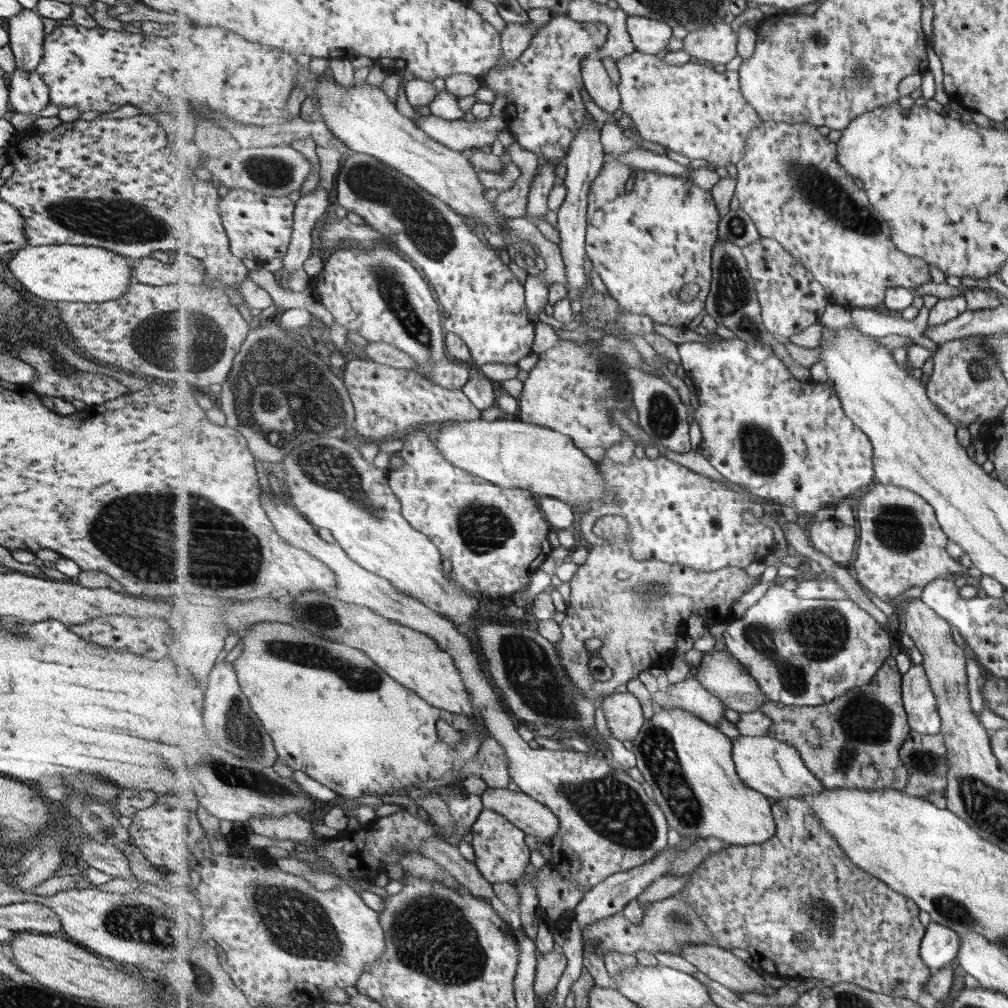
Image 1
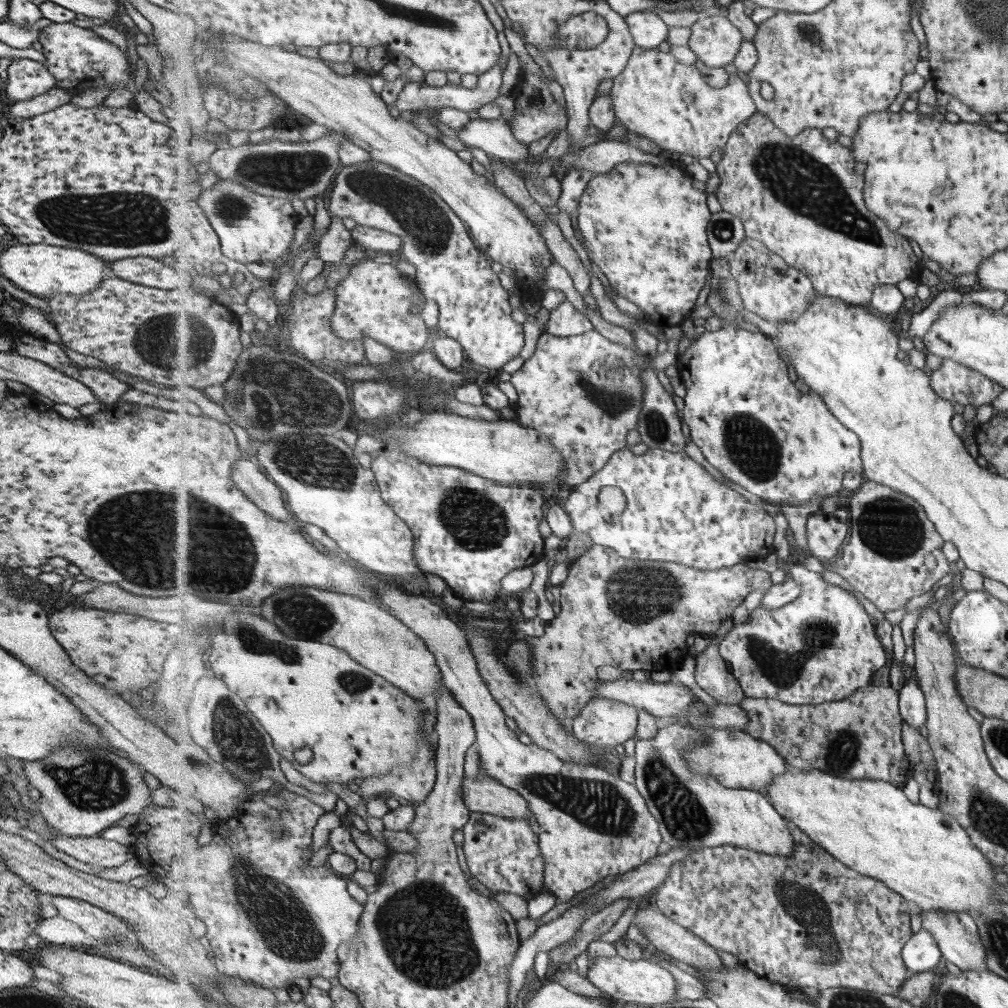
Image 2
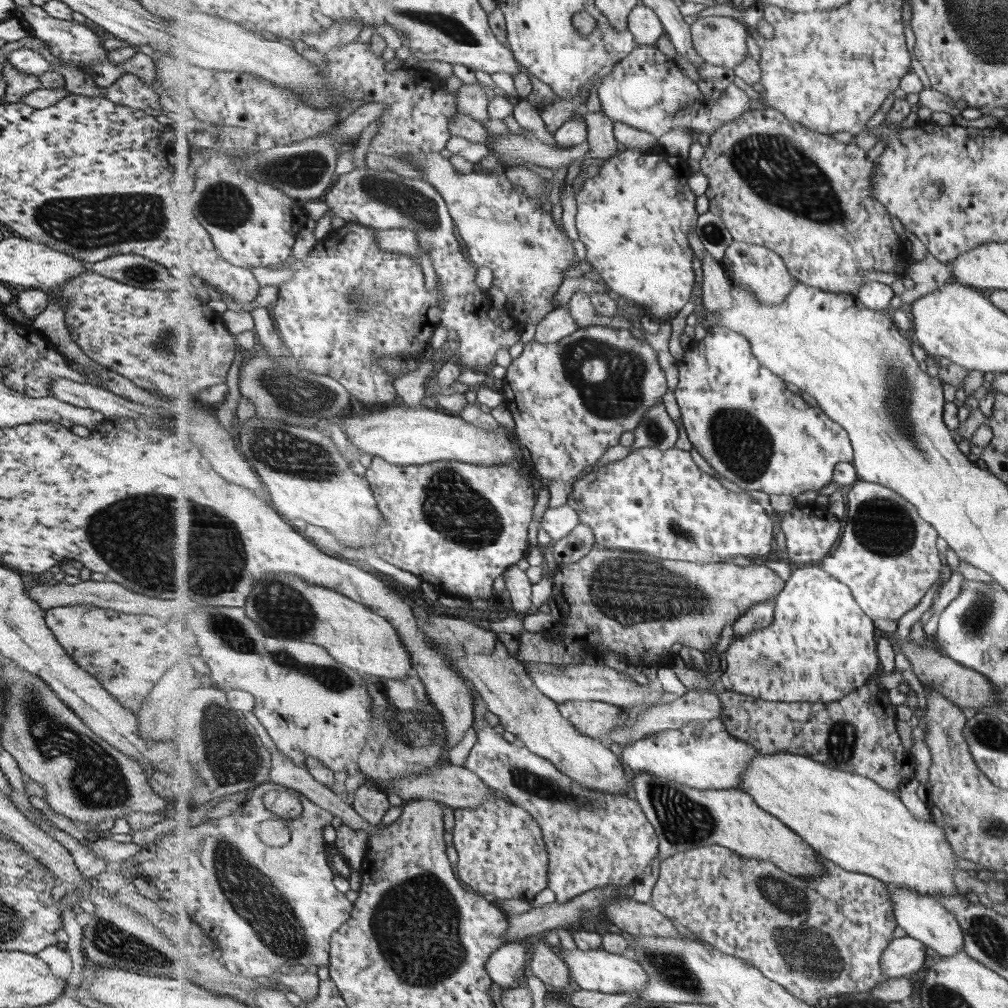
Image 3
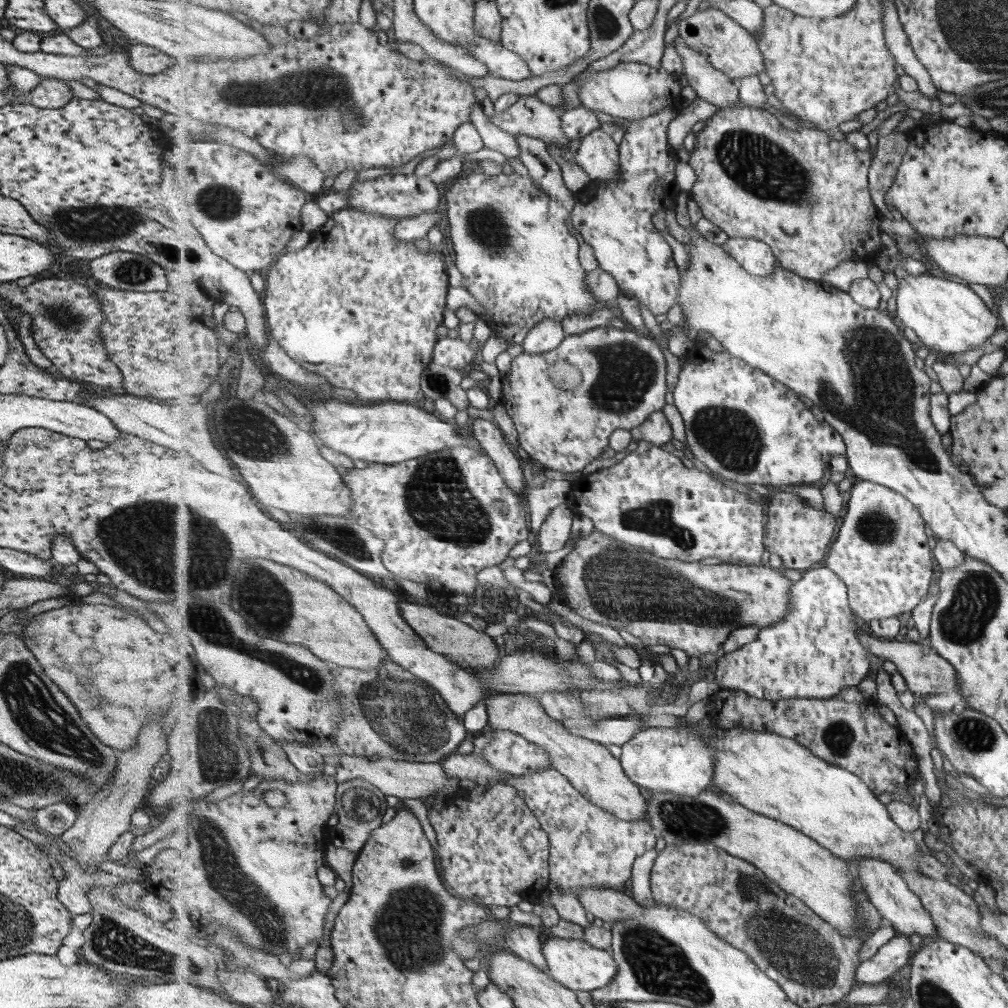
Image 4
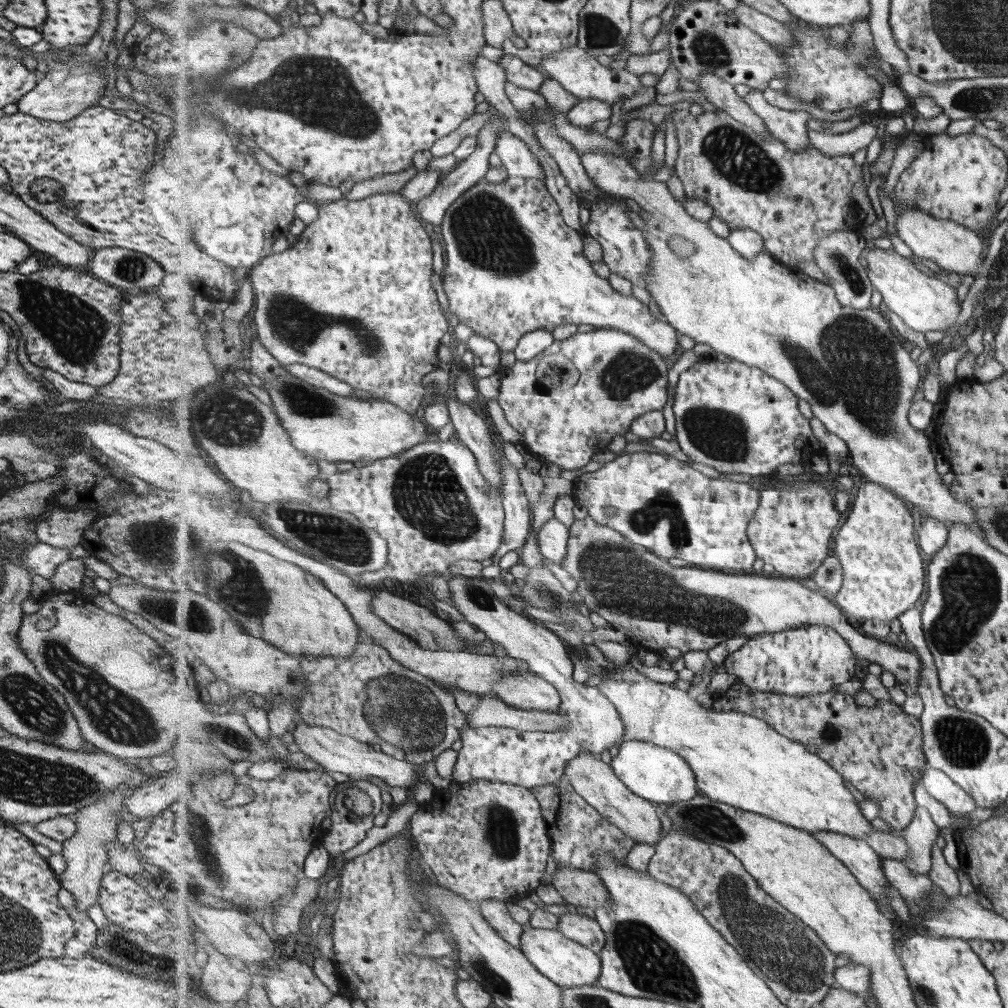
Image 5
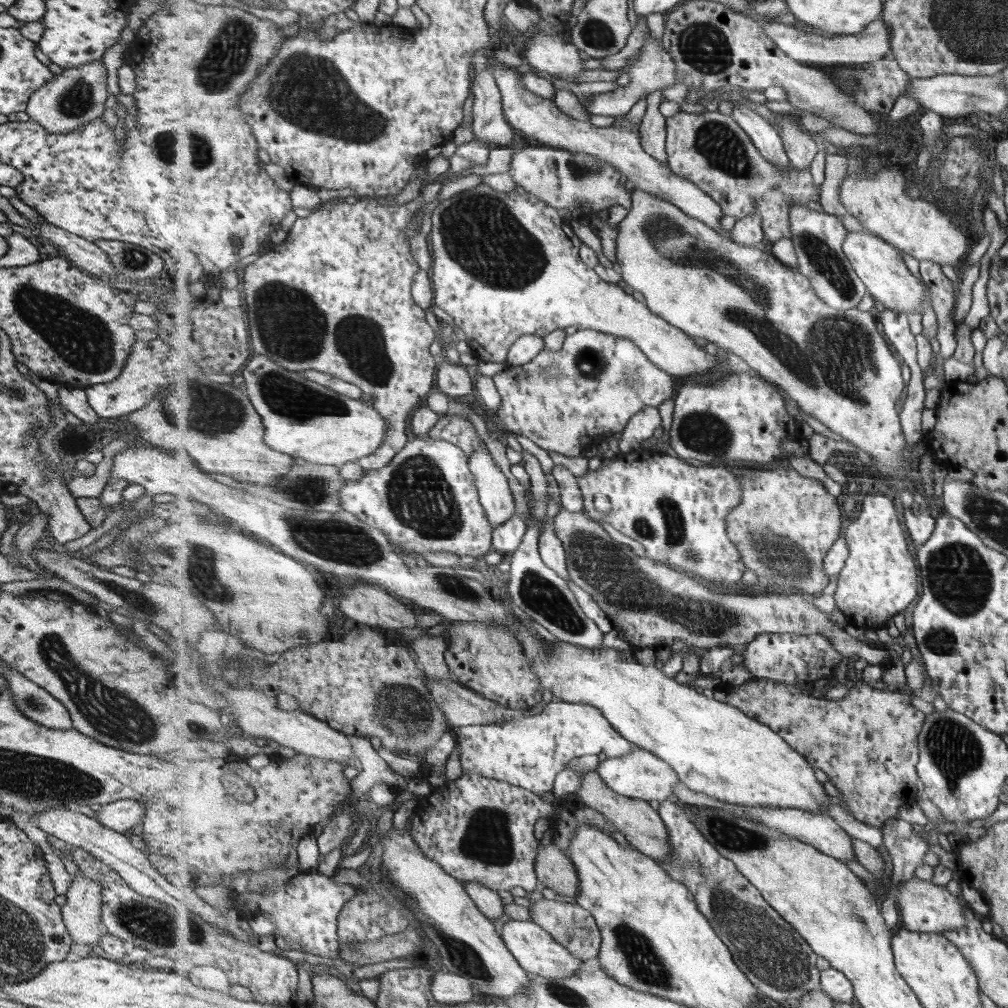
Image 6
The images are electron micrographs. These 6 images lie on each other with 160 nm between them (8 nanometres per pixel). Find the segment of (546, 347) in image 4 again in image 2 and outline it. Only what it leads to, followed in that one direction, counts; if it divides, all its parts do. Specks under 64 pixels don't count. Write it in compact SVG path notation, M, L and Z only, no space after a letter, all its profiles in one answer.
M567 301L550 314L550 320L543 332L553 336L567 337L583 335L593 329L592 321L585 314L577 311L570 301Z

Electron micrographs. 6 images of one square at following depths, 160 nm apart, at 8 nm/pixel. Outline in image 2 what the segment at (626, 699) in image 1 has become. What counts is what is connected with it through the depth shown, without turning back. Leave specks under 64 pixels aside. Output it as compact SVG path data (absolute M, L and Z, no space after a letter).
M593 697L592 701L573 718L571 734L583 742L595 745L602 751L612 751L614 746L625 744L637 736L640 722L640 711L636 706L618 701L617 699Z

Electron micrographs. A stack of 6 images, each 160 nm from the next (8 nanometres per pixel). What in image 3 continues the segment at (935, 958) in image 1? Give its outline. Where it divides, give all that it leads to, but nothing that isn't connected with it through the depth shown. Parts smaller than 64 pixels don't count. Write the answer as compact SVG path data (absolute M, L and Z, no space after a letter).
M908 934L893 940L882 958L885 978L903 977L923 970L930 961L927 947L921 939Z

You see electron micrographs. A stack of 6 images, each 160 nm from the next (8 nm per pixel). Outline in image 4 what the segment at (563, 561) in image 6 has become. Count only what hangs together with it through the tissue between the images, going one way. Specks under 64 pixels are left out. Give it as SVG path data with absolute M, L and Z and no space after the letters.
M568 502L550 512L538 536L543 553L555 552L555 550L565 548L567 540L573 536L572 528L576 515L570 509Z

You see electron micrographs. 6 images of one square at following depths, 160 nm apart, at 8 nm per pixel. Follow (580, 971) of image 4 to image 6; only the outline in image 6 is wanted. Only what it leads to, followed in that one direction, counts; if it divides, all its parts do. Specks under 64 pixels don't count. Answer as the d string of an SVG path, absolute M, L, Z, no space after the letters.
M509 920L499 927L509 950L515 958L532 975L539 974L545 978L569 978L583 966L583 959L577 958L563 943L557 939L545 927L539 926L535 921Z

